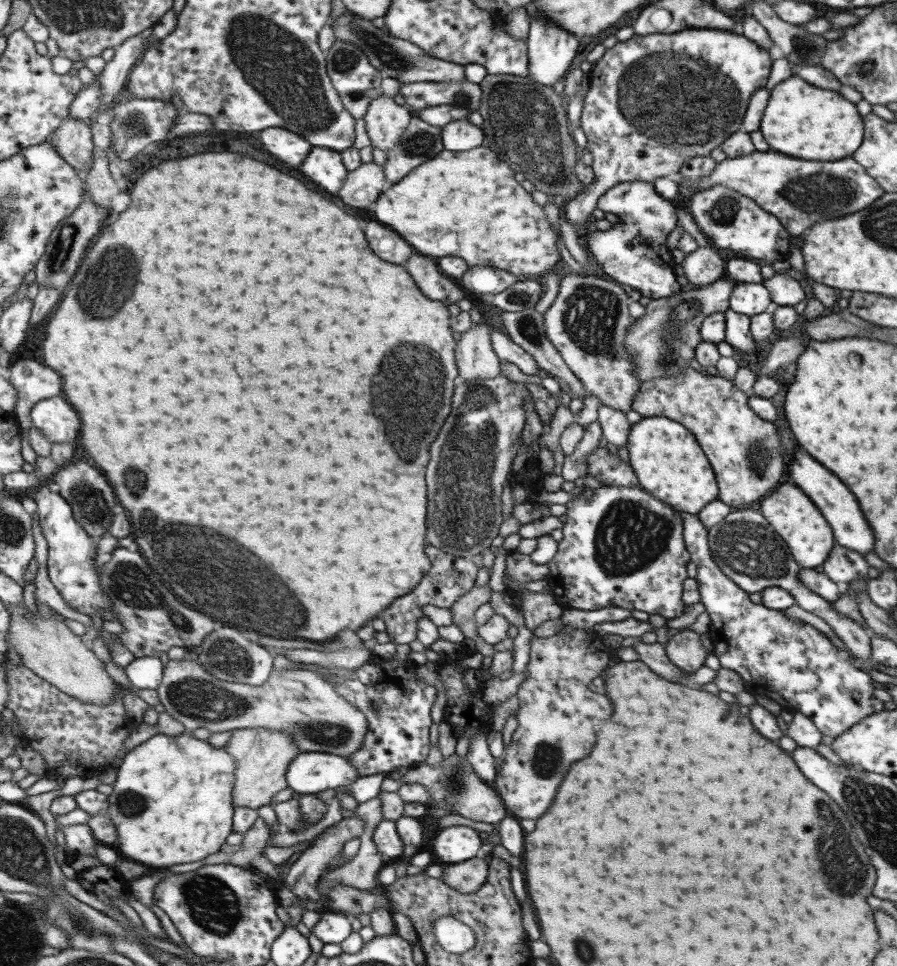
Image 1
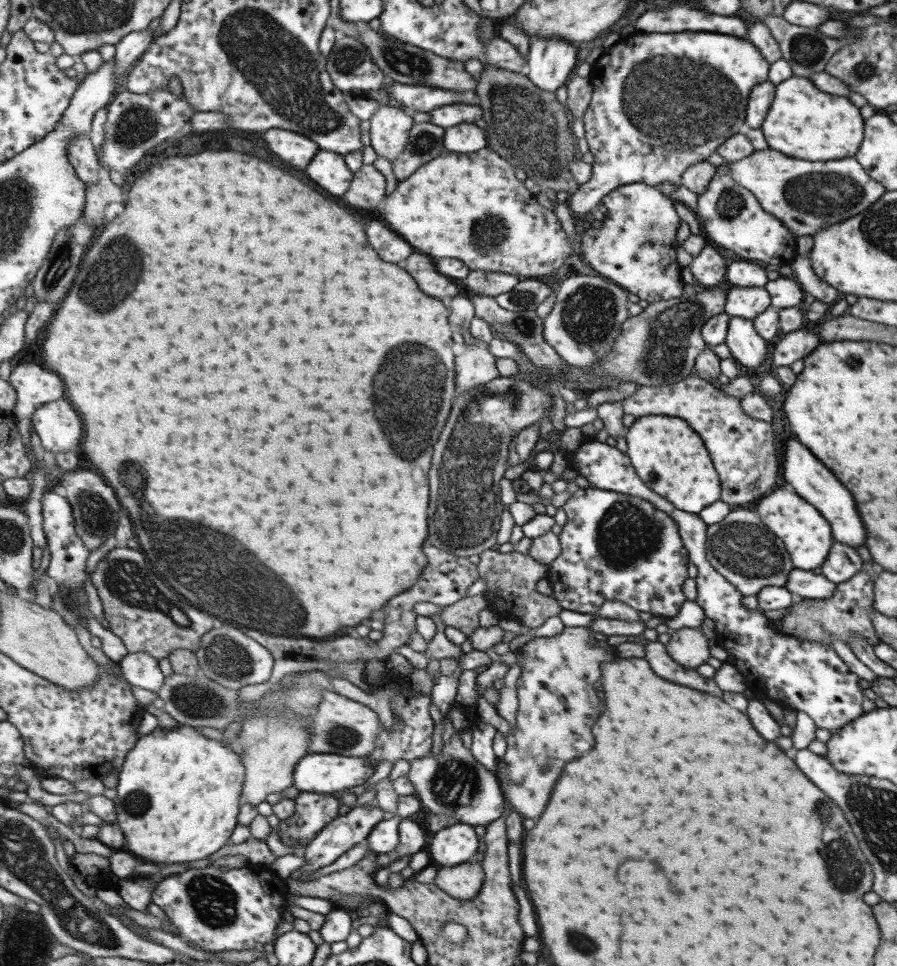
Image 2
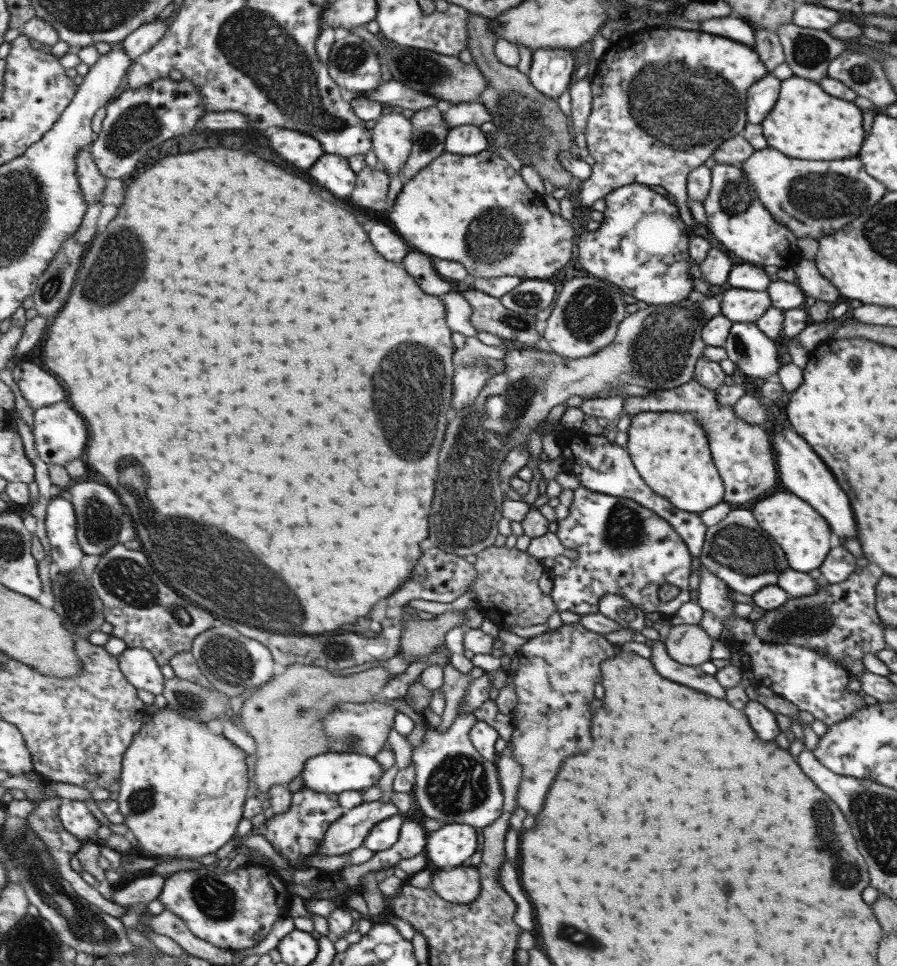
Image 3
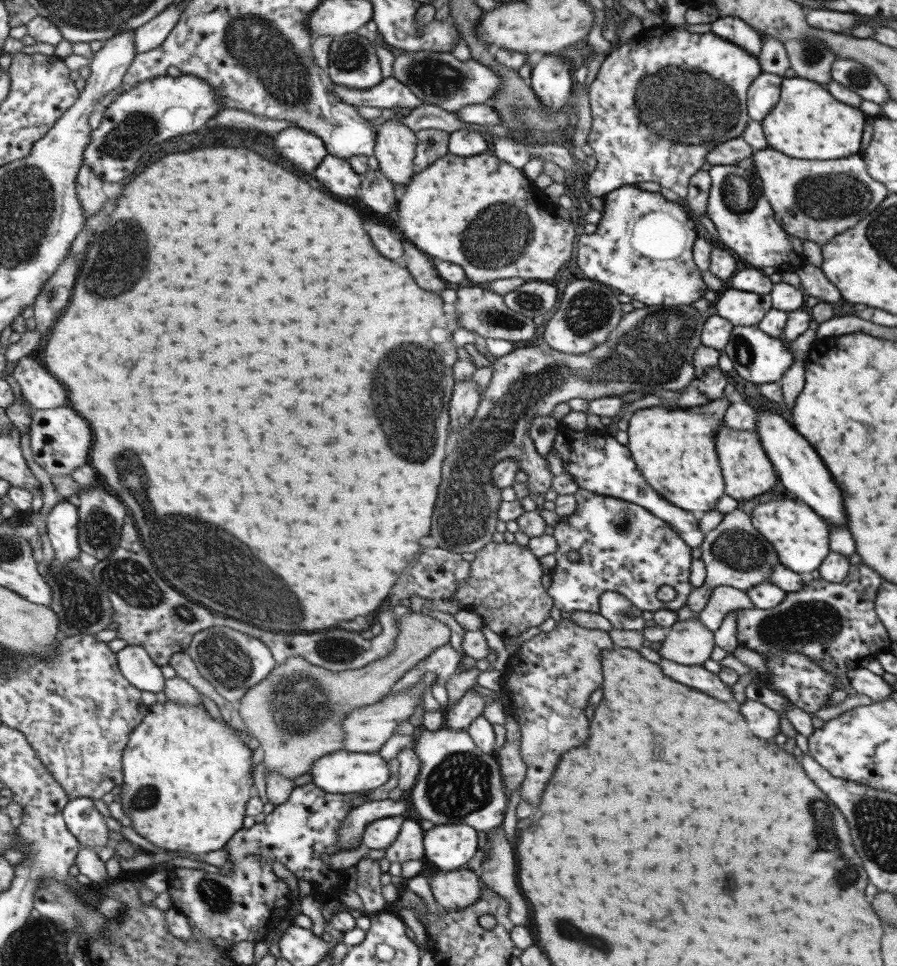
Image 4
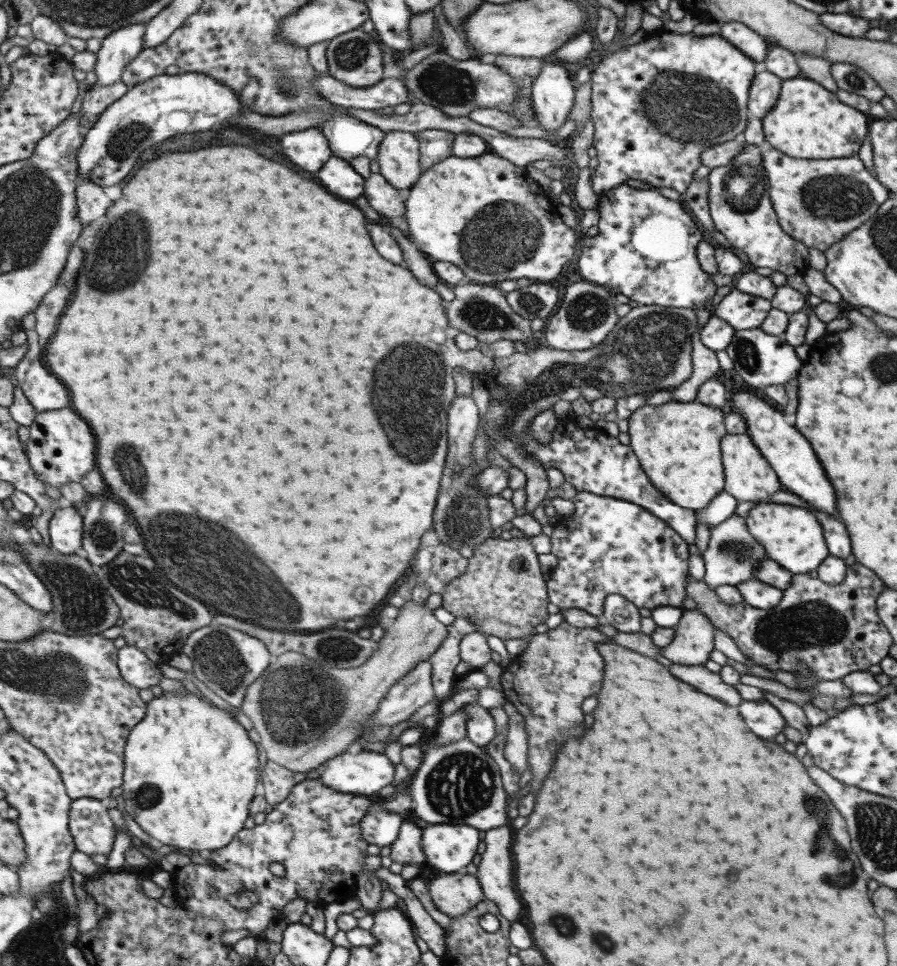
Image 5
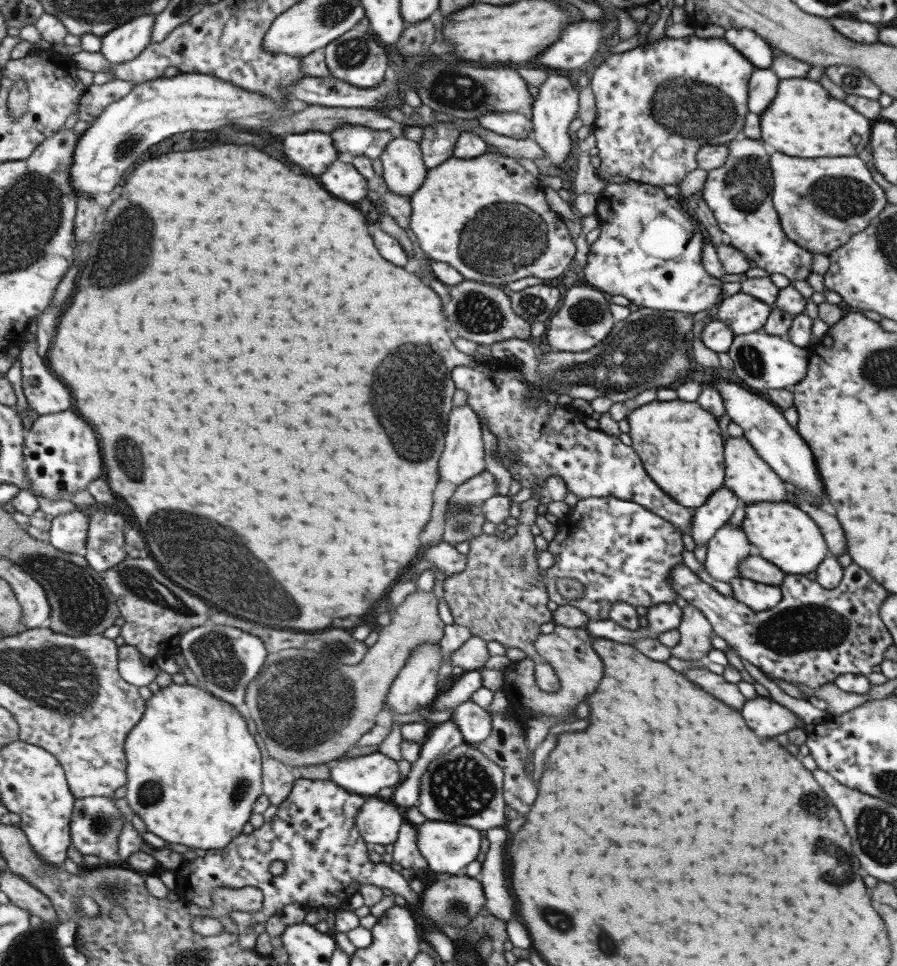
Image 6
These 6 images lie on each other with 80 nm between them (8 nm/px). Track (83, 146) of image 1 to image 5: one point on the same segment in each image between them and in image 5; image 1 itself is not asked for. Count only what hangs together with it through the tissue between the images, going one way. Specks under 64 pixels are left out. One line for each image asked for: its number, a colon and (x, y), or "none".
2: (84, 157)
3: (93, 183)
4: (91, 189)
5: (93, 203)

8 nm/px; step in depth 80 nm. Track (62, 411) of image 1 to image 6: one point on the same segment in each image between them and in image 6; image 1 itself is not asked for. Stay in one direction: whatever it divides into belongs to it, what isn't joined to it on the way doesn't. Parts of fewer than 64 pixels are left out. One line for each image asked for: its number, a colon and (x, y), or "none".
2: (60, 429)
3: (60, 435)
4: (61, 443)
5: (62, 448)
6: (62, 452)

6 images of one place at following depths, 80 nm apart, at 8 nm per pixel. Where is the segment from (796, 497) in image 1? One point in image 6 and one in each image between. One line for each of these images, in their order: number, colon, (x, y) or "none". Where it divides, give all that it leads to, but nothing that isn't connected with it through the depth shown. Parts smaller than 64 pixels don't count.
2: (806, 537)
3: (802, 535)
4: (799, 537)
5: (790, 536)
6: (783, 535)

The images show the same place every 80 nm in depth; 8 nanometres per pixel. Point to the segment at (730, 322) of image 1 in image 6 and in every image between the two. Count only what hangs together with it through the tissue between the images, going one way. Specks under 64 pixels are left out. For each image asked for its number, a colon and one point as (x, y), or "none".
2: (745, 345)
3: (758, 357)
4: (757, 358)
5: (760, 359)
6: (761, 361)

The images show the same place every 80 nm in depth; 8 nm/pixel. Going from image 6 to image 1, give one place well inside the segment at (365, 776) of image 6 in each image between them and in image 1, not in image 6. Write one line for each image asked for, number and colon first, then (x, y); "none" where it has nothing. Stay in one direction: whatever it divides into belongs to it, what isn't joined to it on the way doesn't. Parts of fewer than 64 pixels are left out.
1: (311, 772)
2: (318, 772)
3: (334, 772)
4: (345, 772)
5: (365, 773)

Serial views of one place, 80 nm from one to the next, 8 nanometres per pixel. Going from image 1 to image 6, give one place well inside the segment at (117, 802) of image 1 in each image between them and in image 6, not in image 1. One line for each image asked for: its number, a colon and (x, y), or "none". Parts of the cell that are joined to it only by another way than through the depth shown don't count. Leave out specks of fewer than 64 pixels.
2: (179, 799)
3: (181, 782)
4: (188, 778)
5: (192, 772)
6: (195, 773)

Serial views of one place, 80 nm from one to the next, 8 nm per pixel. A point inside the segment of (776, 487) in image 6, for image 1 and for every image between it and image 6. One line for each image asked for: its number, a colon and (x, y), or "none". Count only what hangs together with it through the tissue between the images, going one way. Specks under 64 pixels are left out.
1: (743, 450)
2: (741, 448)
3: (740, 451)
4: (747, 472)
5: (748, 477)

